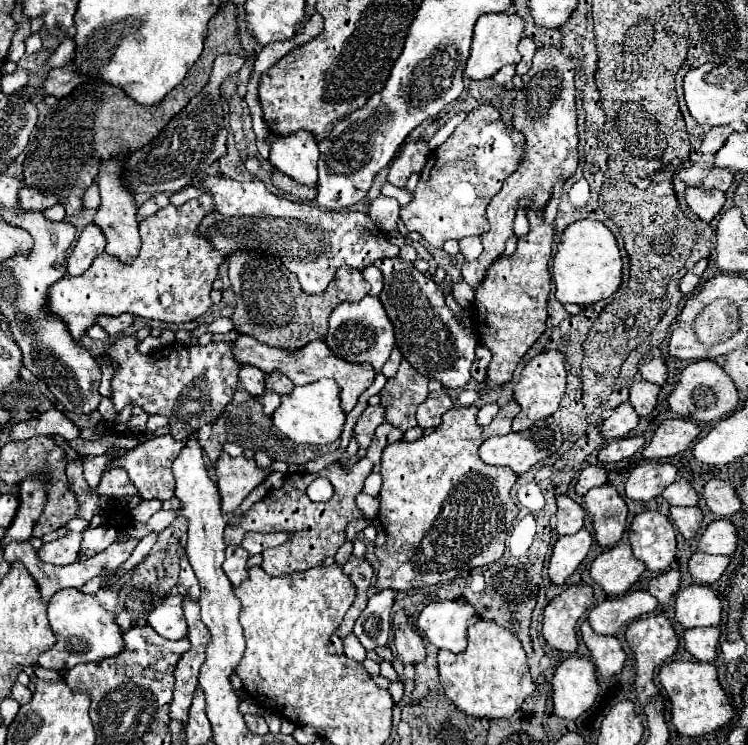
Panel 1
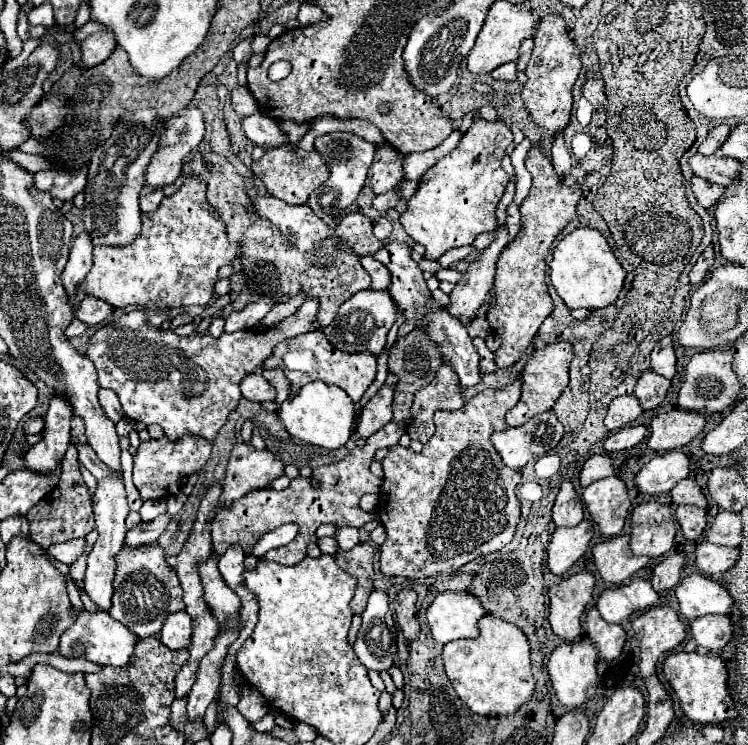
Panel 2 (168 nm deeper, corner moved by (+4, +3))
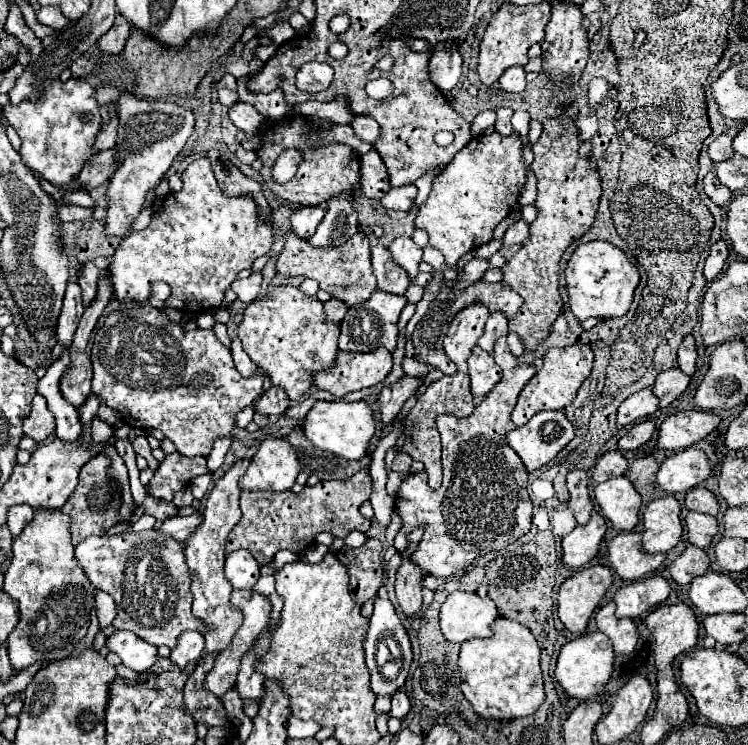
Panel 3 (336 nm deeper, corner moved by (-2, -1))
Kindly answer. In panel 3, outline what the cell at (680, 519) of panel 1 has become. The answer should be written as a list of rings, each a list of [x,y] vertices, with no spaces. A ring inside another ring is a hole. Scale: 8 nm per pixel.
[[[688,512],[684,522],[686,522],[686,528],[688,528],[688,542],[698,546],[698,548],[708,548],[712,538],[718,532],[716,518],[708,516],[708,514]]]

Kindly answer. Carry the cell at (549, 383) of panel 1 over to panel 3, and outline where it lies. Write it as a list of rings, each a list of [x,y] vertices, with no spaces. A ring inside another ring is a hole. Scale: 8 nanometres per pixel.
[[[580,342],[574,344],[574,346],[566,346],[566,348],[550,348],[546,352],[546,356],[544,356],[544,366],[534,374],[534,378],[520,392],[518,404],[516,404],[514,412],[512,412],[512,422],[516,426],[522,426],[536,412],[562,410],[568,404],[572,404],[580,384],[588,378],[588,374],[592,370],[592,360],[594,360],[594,354],[592,354],[590,346],[580,344]]]

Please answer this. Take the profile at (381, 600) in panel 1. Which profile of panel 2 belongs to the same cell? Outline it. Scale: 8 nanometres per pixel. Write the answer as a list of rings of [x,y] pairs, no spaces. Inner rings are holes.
[[[374,590],[362,614],[362,626],[354,642],[358,660],[376,672],[384,672],[396,662],[396,626],[388,606],[388,594]]]

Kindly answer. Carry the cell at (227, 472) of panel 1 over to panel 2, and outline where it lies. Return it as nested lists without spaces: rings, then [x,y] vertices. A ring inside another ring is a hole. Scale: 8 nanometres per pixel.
[[[238,442],[230,454],[230,460],[228,460],[228,470],[224,476],[224,490],[222,490],[220,500],[228,506],[236,498],[242,498],[244,494],[248,494],[250,490],[268,488],[270,482],[280,478],[282,474],[284,474],[284,464],[270,450],[256,450],[252,444]]]

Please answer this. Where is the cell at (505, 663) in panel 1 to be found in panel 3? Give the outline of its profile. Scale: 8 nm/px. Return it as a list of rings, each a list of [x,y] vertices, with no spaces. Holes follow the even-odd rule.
[[[496,618],[492,636],[484,640],[468,640],[460,646],[460,678],[462,694],[478,716],[494,720],[514,720],[536,712],[544,702],[544,686],[540,672],[540,646],[532,632],[520,622]]]

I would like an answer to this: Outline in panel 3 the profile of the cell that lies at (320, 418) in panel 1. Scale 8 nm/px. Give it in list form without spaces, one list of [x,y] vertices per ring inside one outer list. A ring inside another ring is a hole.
[[[316,400],[314,406],[310,408],[310,412],[306,414],[302,432],[320,450],[332,452],[346,460],[358,460],[360,456],[366,454],[368,442],[374,434],[374,412],[370,410],[370,406],[364,400],[360,400],[360,402]]]

